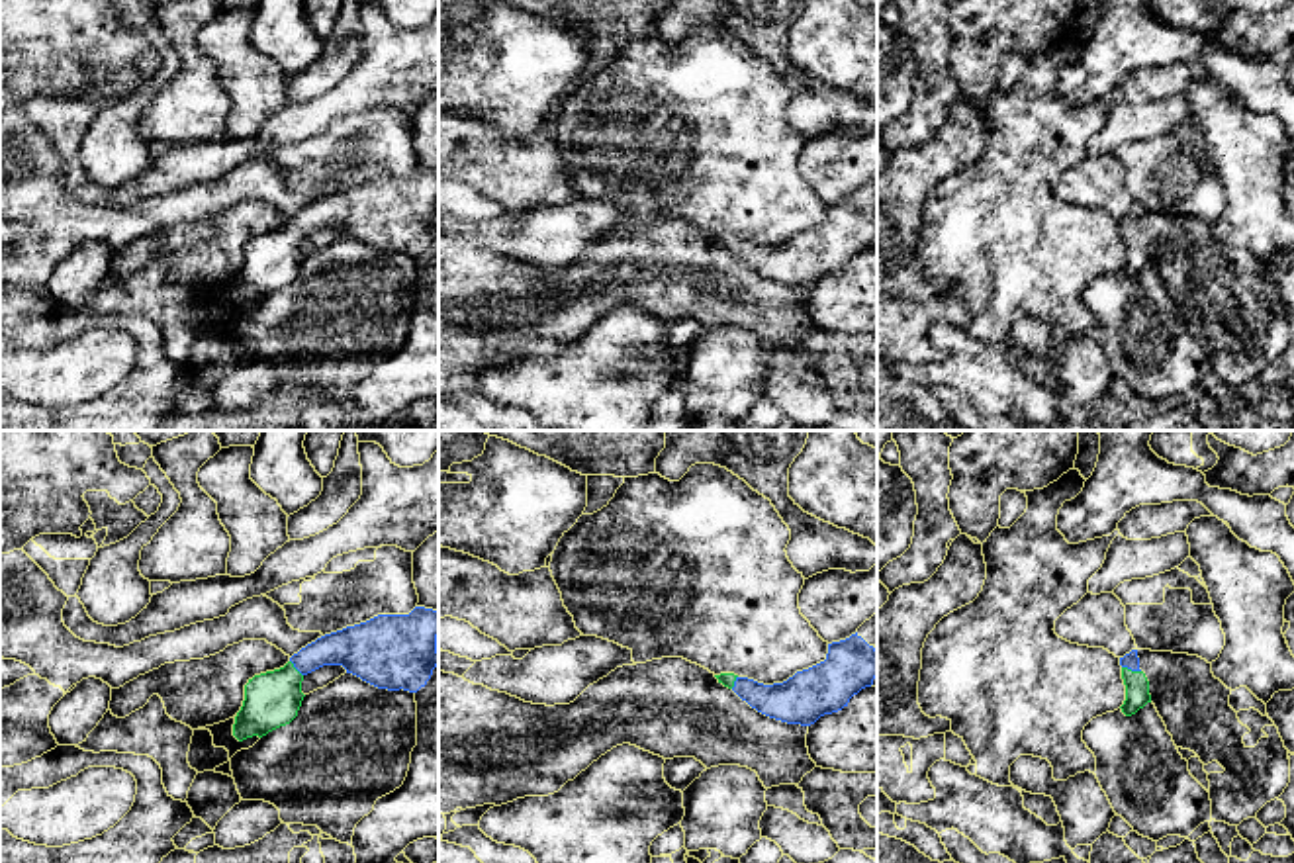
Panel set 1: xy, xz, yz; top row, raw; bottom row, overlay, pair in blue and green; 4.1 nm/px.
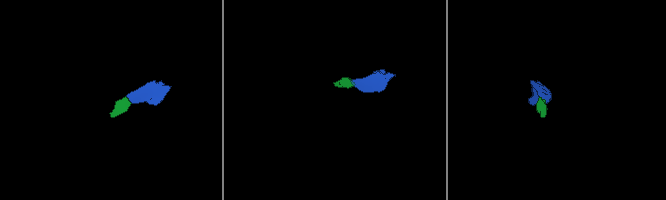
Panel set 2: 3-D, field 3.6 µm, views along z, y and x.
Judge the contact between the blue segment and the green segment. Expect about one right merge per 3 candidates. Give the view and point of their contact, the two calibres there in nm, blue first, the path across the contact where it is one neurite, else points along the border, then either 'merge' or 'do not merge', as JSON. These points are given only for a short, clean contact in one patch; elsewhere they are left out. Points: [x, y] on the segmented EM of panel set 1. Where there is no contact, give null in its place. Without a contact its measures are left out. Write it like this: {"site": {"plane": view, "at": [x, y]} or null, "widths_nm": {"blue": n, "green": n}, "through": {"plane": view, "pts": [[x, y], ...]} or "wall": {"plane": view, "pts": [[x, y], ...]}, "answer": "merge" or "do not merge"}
{"site": {"plane": "yz", "at": [1132, 670]}, "widths_nm": {"blue": 70, "green": 100}, "through": {"plane": "yz", "pts": [[1130, 660], [1132, 670], [1136, 683]]}, "answer": "merge"}

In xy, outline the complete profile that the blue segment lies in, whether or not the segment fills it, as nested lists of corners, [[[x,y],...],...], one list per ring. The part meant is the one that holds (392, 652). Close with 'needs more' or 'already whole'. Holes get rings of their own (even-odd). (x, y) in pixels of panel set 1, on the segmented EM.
[[[425,607],[409,614],[378,614],[325,634],[294,654],[284,667],[249,679],[233,736],[239,742],[262,738],[290,724],[305,697],[303,677],[323,665],[343,665],[378,689],[417,693],[439,665],[437,636],[439,613]]]; needs more

